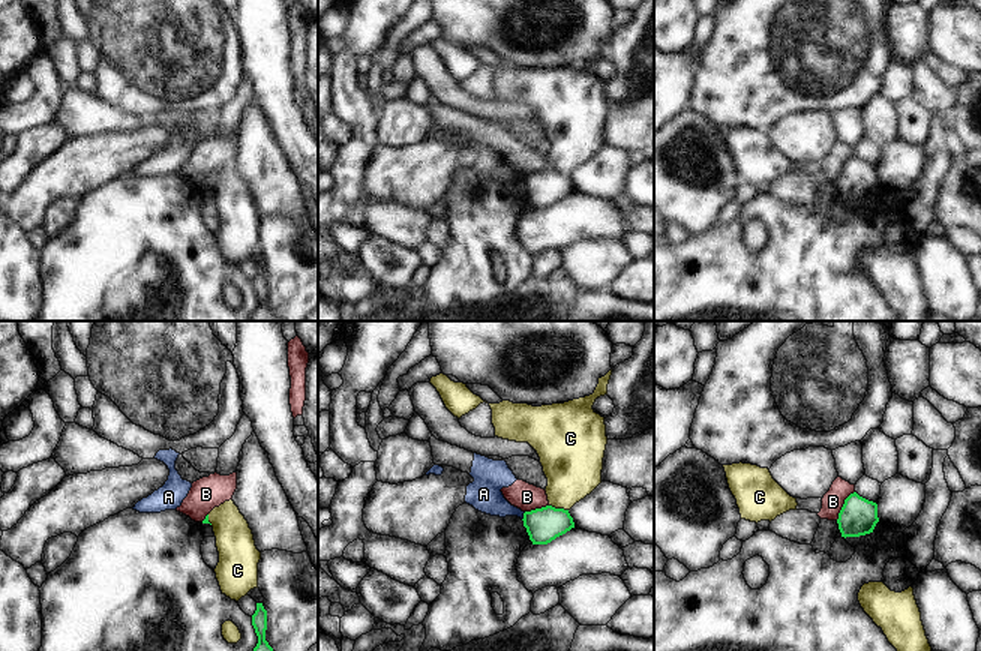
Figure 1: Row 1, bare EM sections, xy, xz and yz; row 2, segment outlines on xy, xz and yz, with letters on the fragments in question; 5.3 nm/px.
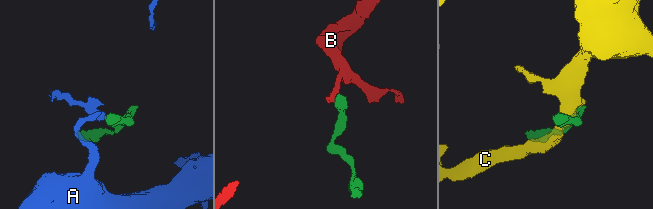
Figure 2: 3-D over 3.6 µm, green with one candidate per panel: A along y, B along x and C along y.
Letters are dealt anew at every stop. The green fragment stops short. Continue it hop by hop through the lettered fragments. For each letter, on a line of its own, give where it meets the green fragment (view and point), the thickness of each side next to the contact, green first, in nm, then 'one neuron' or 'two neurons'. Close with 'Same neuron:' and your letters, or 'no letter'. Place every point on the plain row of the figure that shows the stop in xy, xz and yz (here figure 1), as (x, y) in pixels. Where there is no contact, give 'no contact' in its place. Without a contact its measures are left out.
A: contact xz (524, 180); calibres 190 and 180 nm; two neurons
B: contact yz (843, 170); calibres 200 and 120 nm; two neurons
C: contact xz (558, 173); calibres 190 and 300 nm; two neurons
Same neuron: no letter

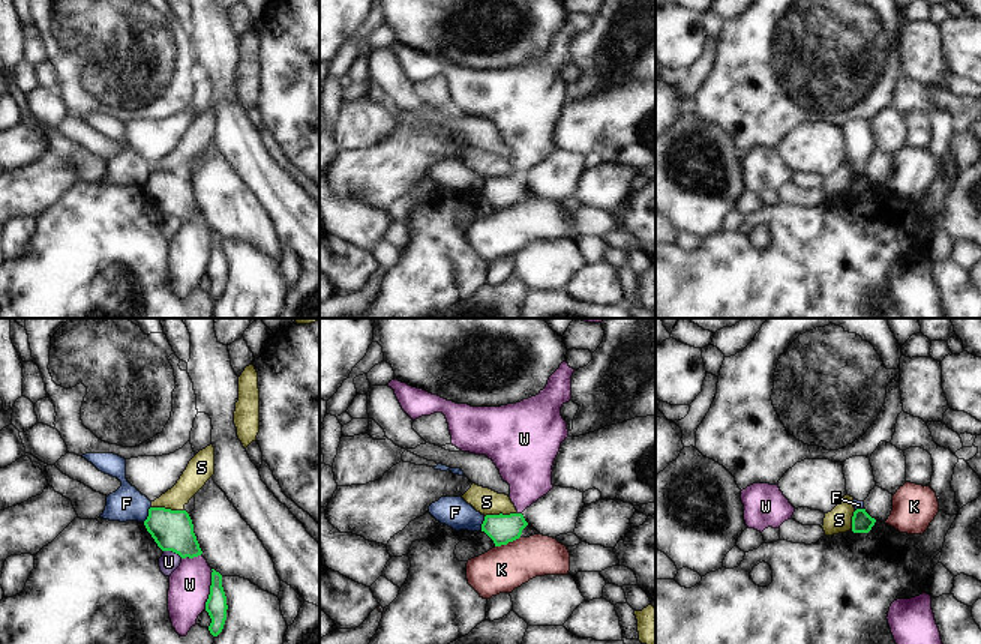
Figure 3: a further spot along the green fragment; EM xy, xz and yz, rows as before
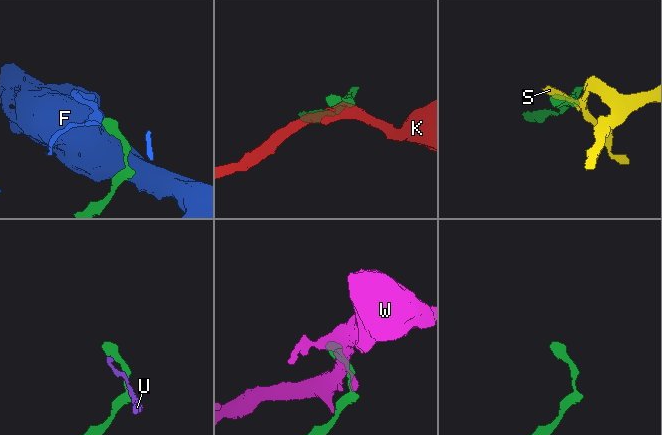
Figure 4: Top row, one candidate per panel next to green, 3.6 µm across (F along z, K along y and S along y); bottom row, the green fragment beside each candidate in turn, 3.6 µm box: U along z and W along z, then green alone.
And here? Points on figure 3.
F: contact xy (149, 177); calibres 220 and 180 nm; two neurons
K: contact xz (507, 206); calibres 160 and 240 nm; two neurons
S: contact xy (168, 173); calibres 220 and 140 nm; two neurons
U: contact xy (173, 215); calibres 220 and 100 nm; two neurons
W: contact xy (210, 254); calibres 120 and 220 nm; two neurons
Same neuron: no letter

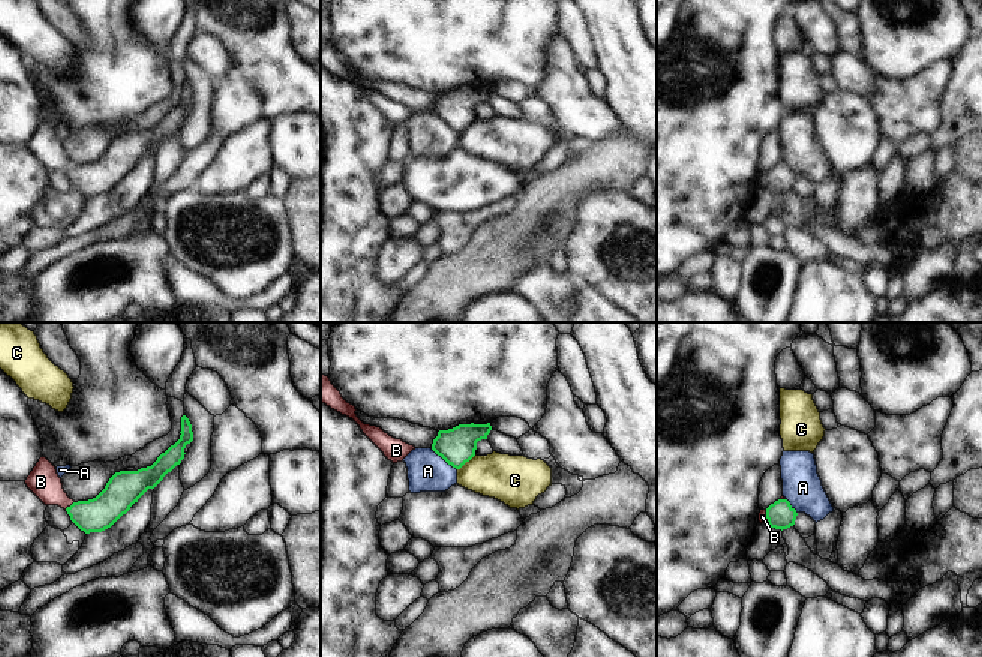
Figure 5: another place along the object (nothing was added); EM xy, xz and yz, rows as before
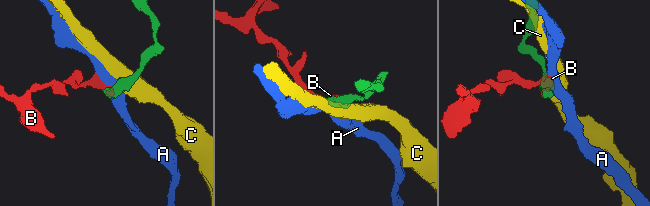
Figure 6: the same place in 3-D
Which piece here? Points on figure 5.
A: contact xz (444, 123); calibres 200 and 200 nm; two neurons
B: contact xy (71, 170); calibres 180 and 170 nm; one neuron
C: contact xz (467, 125); calibres 200 and 260 nm; two neurons
Same neuron: B

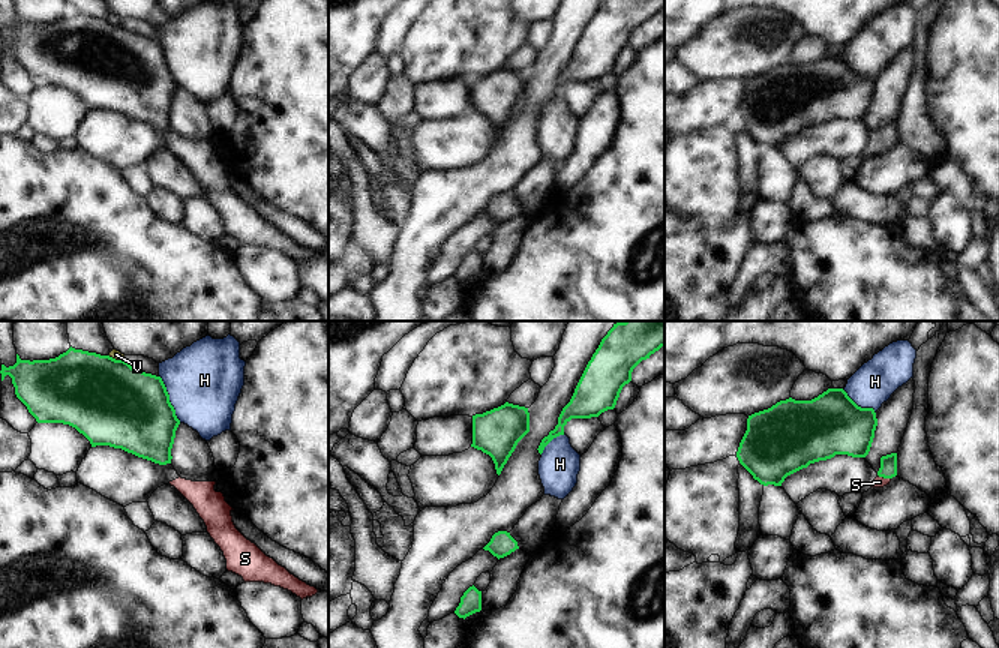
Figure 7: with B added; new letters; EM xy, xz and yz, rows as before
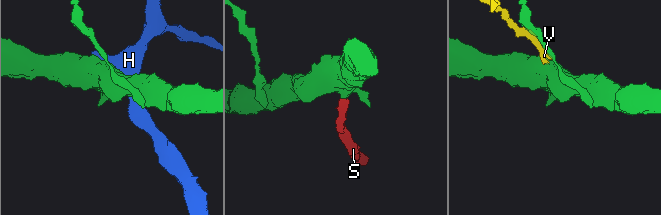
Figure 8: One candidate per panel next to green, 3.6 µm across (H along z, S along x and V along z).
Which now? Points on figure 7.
H: contact xy (168, 63); calibres 440 and 400 nm; two neurons
S: contact yz (884, 141); calibres 100 and 60 nm; one neuron
V: contact xy (114, 23); calibres 440 and 50 nm; two neurons
Same neuron: S

